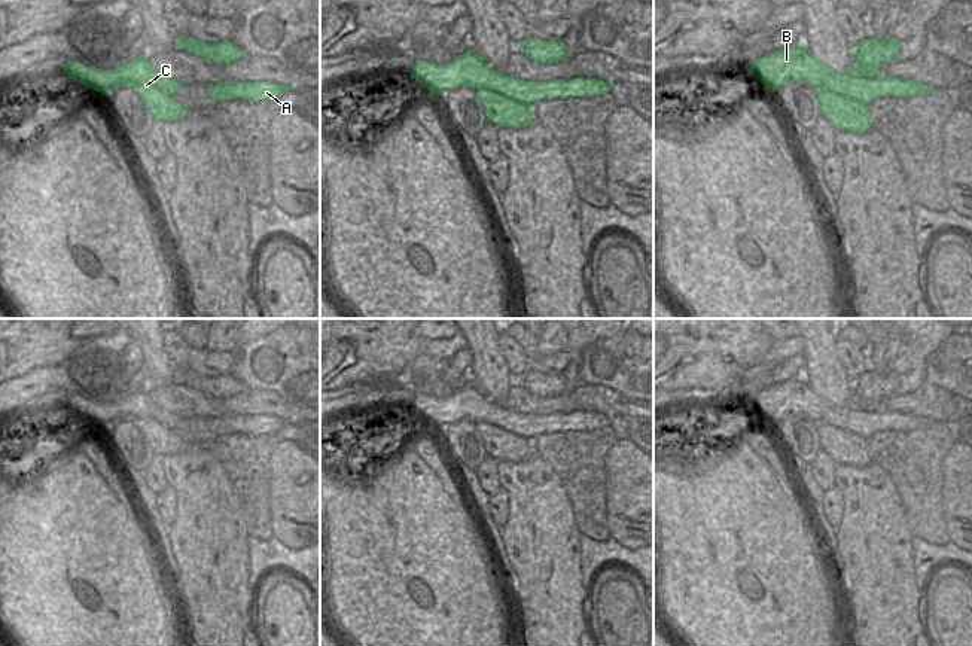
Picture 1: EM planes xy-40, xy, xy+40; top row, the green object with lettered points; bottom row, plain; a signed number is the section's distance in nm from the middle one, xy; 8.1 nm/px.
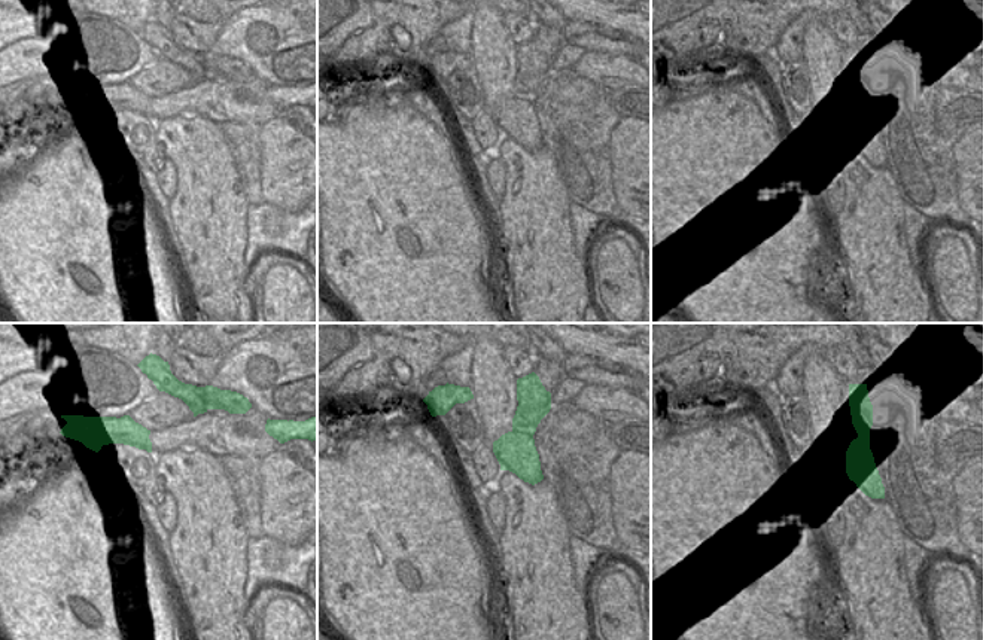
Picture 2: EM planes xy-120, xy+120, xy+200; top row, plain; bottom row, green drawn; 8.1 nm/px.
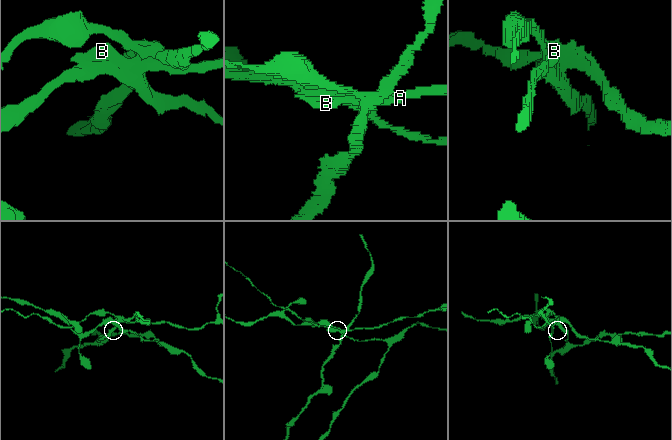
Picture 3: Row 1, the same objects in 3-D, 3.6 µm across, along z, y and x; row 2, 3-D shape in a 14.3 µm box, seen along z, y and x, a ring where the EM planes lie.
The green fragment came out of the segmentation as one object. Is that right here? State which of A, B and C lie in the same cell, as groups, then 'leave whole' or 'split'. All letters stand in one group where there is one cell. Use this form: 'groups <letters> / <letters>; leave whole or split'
groups A B / C; split

